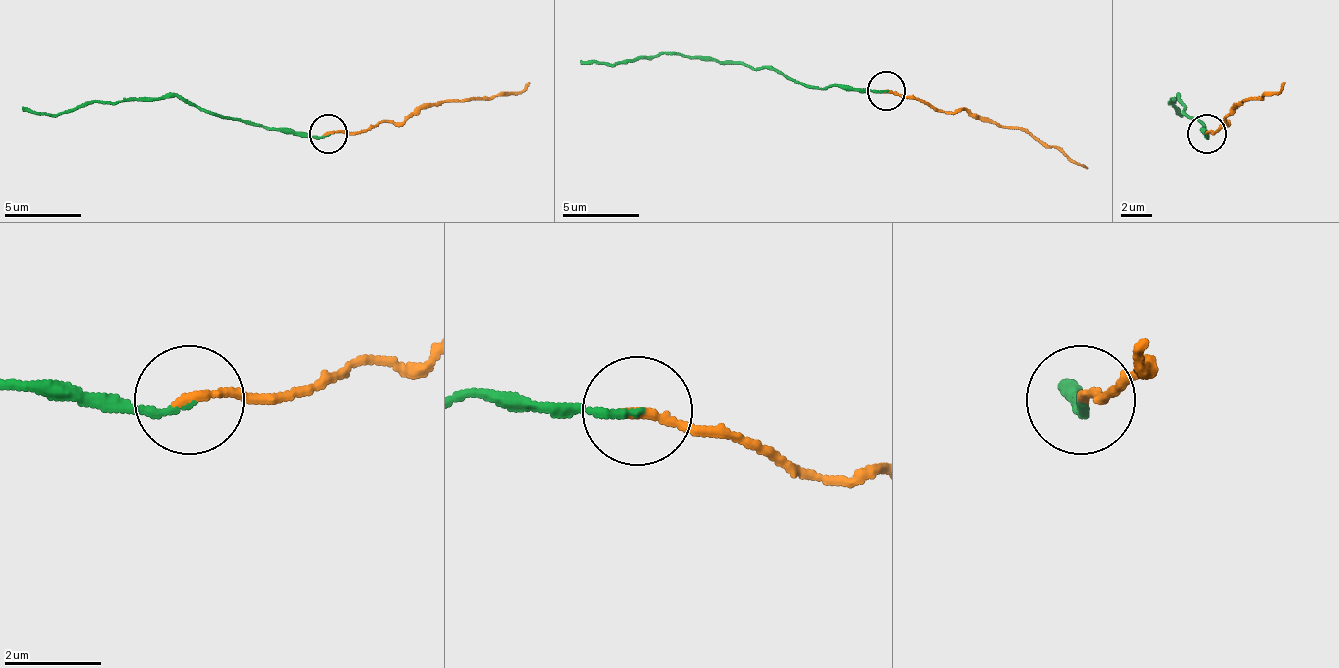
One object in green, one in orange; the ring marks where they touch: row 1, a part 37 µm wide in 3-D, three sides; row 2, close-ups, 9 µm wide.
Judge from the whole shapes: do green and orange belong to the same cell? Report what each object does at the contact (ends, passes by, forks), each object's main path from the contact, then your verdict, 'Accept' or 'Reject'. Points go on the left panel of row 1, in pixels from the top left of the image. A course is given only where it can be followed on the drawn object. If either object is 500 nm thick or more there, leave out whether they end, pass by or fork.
At the ring green ends. At the ring orange ends. Course of green: (327, 136), (247, 125), (178, 98), (98, 102), (60, 113), (29, 113), (21, 106). Course of orange: (327, 132), (365, 132), (381, 121), (411, 117), (442, 102), (518, 94), (530, 83). Accept

